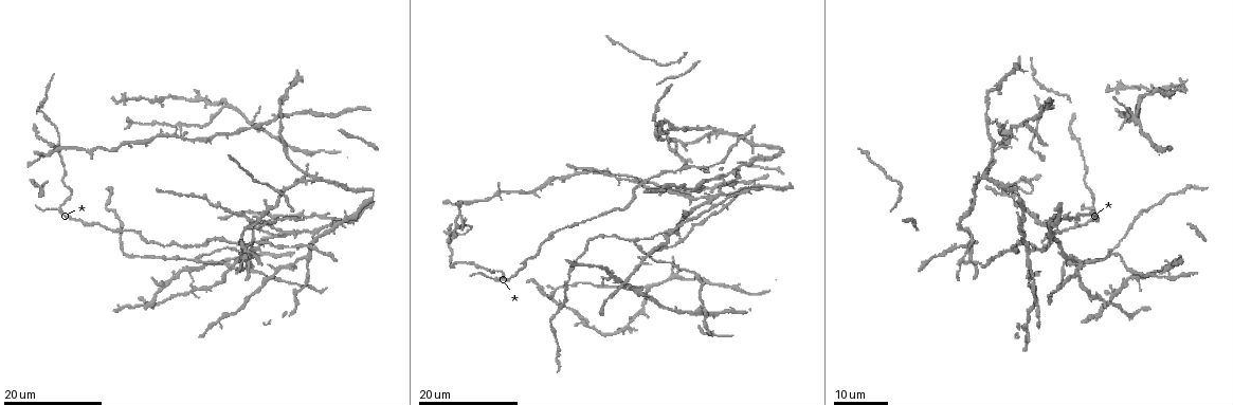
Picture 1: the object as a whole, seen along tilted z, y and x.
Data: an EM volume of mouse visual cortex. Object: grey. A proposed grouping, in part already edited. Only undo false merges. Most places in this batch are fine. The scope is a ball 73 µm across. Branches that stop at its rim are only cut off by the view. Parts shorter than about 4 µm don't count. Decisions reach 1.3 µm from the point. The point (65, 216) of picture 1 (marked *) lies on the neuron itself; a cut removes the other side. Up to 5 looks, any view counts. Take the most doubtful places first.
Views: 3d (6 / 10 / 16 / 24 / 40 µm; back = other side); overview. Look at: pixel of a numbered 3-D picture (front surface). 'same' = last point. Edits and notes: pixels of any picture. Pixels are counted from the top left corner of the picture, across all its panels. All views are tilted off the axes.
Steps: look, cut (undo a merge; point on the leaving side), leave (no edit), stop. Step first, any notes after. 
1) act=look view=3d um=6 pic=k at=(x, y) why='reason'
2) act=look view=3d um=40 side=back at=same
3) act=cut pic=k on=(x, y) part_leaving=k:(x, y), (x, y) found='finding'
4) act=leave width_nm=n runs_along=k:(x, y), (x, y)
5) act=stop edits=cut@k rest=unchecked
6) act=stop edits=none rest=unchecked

act=look view=3d um=24 pic=1 at=(1066, 259) why='branch point'

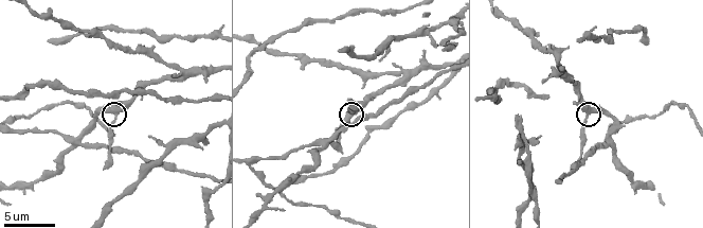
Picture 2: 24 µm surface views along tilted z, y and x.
act=look view=3d um=6 pic=2 at=(115, 114)

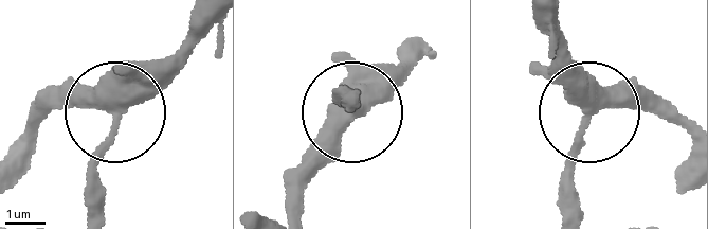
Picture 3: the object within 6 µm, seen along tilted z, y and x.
act=leave side_arm_um=6 runs_along=3:(294, 209), (355, 99) found='all the same neuron'

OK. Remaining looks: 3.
act=look view=3d um=16 pic=1 at=(716, 130) why='four or more arms meet'

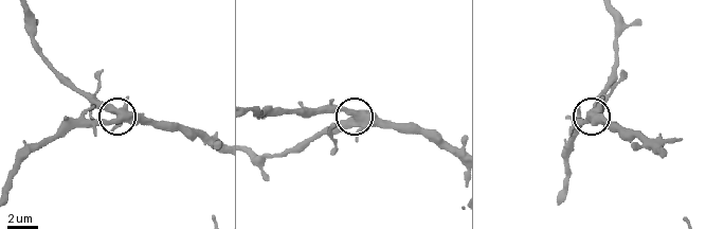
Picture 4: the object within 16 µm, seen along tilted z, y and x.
act=look view=3d um=10 pic=4 at=(119, 112) why='closer look'

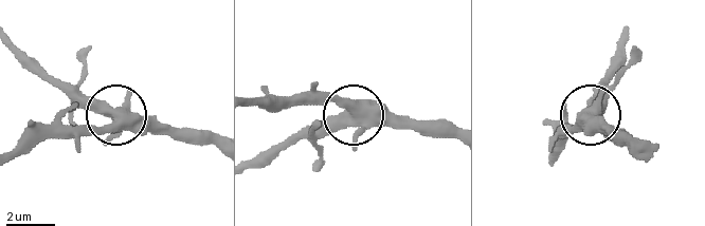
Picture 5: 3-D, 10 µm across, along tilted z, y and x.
act=look view=3d um=10 side=back pic=5 at=(350, 111)

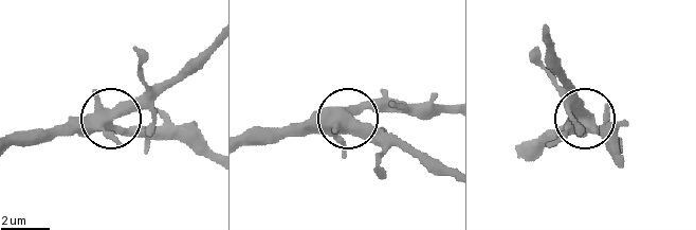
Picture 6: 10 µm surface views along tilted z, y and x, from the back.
act=leave arms=5 runs_along=6:(13, 141), (62, 127), (98, 127), (158, 87) found='all the same neuron'

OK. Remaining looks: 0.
act=stop edits=none rest=unchecked

